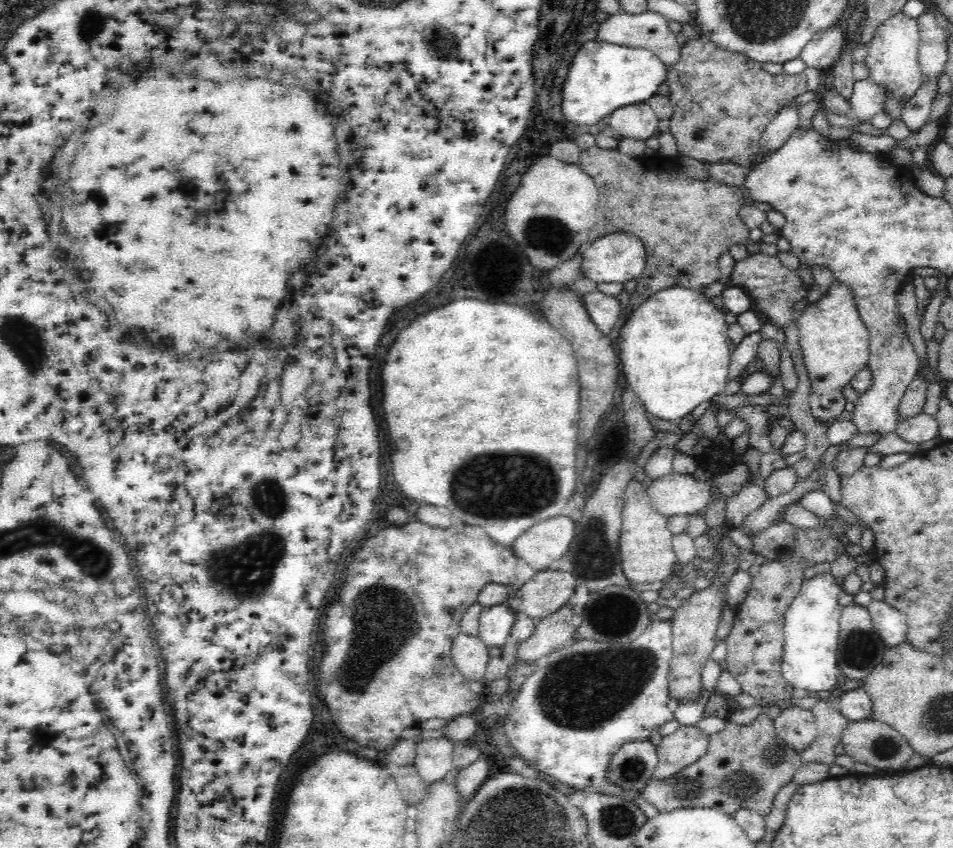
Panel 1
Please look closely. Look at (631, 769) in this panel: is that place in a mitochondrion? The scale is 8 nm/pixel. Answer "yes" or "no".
yes

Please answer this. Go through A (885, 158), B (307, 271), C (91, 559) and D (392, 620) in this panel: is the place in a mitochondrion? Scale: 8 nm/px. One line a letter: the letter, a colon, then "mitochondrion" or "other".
A: other
B: other
C: mitochondrion
D: mitochondrion

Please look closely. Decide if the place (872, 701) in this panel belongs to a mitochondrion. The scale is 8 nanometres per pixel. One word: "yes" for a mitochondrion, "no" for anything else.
no

